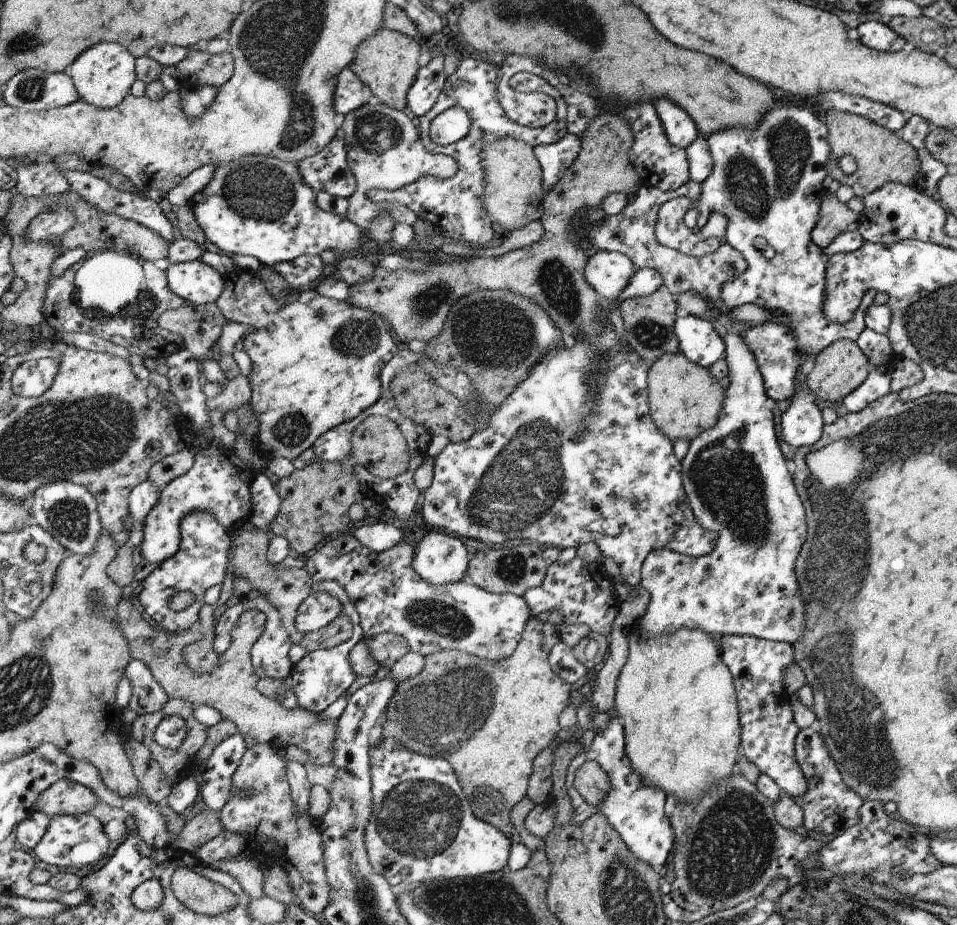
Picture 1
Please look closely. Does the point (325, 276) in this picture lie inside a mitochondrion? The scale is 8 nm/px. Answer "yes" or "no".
no

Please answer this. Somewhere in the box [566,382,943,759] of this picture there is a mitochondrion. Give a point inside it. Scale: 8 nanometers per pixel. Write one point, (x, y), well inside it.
(730, 486)

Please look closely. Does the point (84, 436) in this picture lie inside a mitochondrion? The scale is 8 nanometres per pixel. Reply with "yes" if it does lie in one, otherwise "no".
yes

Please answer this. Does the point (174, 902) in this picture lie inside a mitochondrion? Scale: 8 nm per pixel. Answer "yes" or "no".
no

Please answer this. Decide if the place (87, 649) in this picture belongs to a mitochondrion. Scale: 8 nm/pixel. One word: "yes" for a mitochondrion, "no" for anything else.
no

